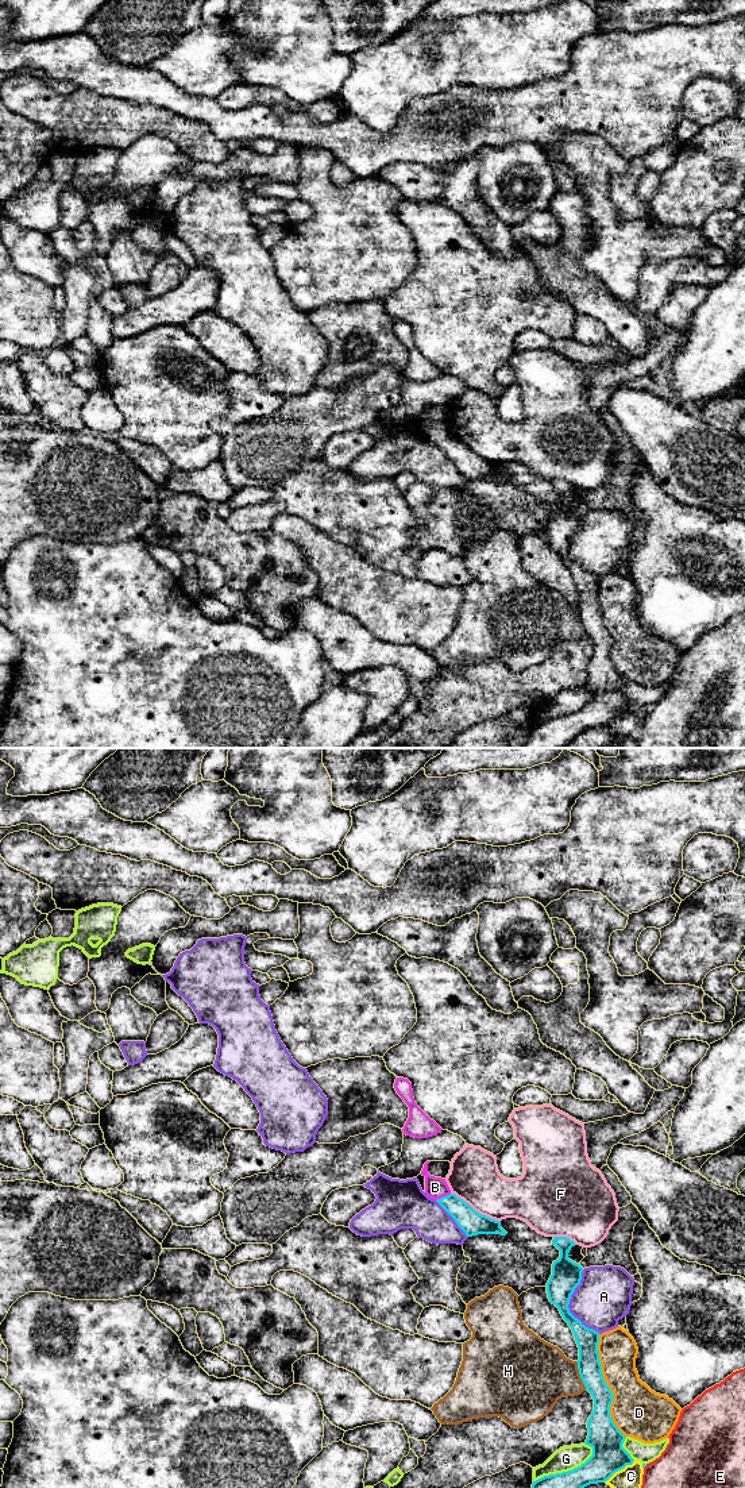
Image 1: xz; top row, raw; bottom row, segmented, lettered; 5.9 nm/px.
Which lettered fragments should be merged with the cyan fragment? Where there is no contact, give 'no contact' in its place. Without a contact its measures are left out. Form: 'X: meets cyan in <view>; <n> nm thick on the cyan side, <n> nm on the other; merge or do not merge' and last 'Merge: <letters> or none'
A: meets cyan in xz; 180 nm thick on the cyan side, 320 nm on the other; do not merge
B: meets cyan in xz; 150 nm thick on the cyan side, 130 nm on the other; merge
C: meets cyan in xz; 200 nm thick on the cyan side, 150 nm on the other; do not merge
D: meets cyan in xz; 160 nm thick on the cyan side, 300 nm on the other; do not merge
E: no contact; do not merge
F: meets cyan in xz; 150 nm thick on the cyan side, 300 nm on the other; do not merge
G: meets cyan in xz; 220 nm thick on the cyan side, 150 nm on the other; do not merge
H: meets cyan in xz; 140 nm thick on the cyan side, 380 nm on the other; do not merge
Merge: B

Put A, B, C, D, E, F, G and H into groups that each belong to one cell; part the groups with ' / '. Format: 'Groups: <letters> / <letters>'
Groups: A / B / C / D / E / F / G / H

